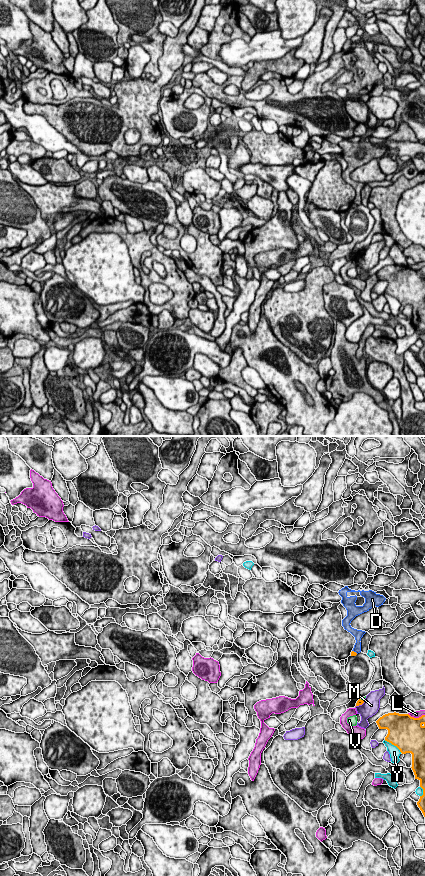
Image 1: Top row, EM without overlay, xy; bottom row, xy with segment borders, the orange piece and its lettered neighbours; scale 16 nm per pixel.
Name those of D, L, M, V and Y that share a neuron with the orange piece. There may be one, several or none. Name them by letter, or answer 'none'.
none

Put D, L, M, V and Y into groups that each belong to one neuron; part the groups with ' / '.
D / L / M / V / Y

